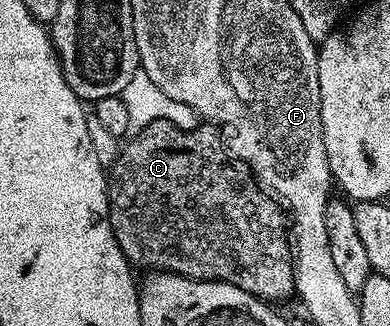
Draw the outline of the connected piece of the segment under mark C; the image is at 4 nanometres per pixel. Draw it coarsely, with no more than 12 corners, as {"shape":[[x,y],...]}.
{"shape":[[158,120],[109,168],[123,252],[296,295],[280,201],[218,128]]}

